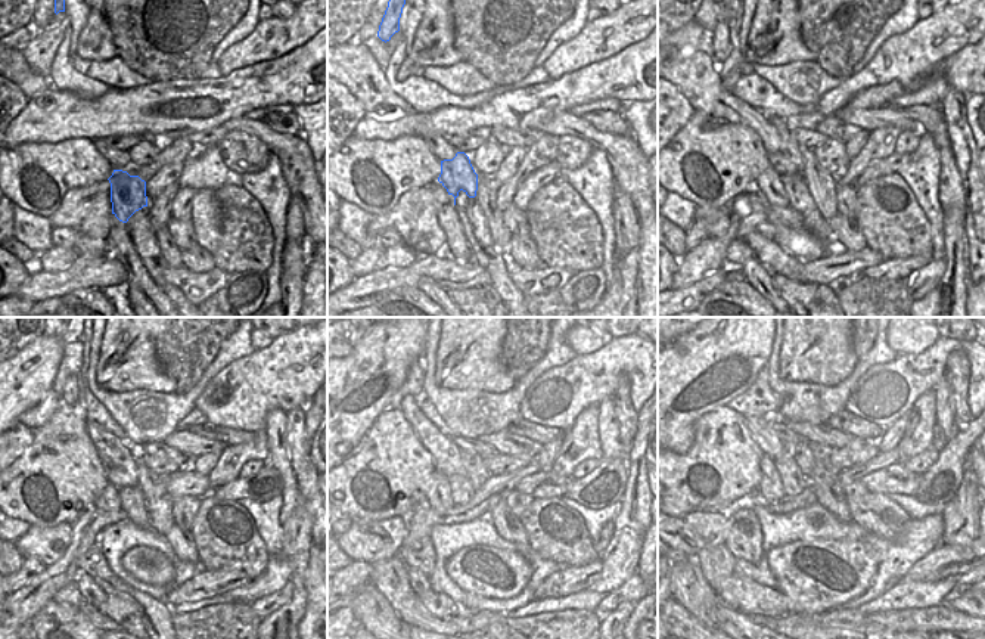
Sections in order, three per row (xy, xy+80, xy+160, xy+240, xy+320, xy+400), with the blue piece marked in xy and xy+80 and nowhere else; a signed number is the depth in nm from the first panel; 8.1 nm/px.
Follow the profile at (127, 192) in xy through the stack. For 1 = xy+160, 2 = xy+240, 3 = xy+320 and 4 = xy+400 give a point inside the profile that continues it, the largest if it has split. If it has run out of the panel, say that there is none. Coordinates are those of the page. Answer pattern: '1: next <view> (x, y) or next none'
1: next xy+160 (788, 160)
2: next xy+240 (109, 447)
3: next xy+320 (441, 447)
4: next xy+400 (760, 428)

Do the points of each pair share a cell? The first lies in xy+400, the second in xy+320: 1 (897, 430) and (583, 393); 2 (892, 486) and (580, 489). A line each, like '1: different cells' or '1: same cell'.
1: different cells
2: different cells

